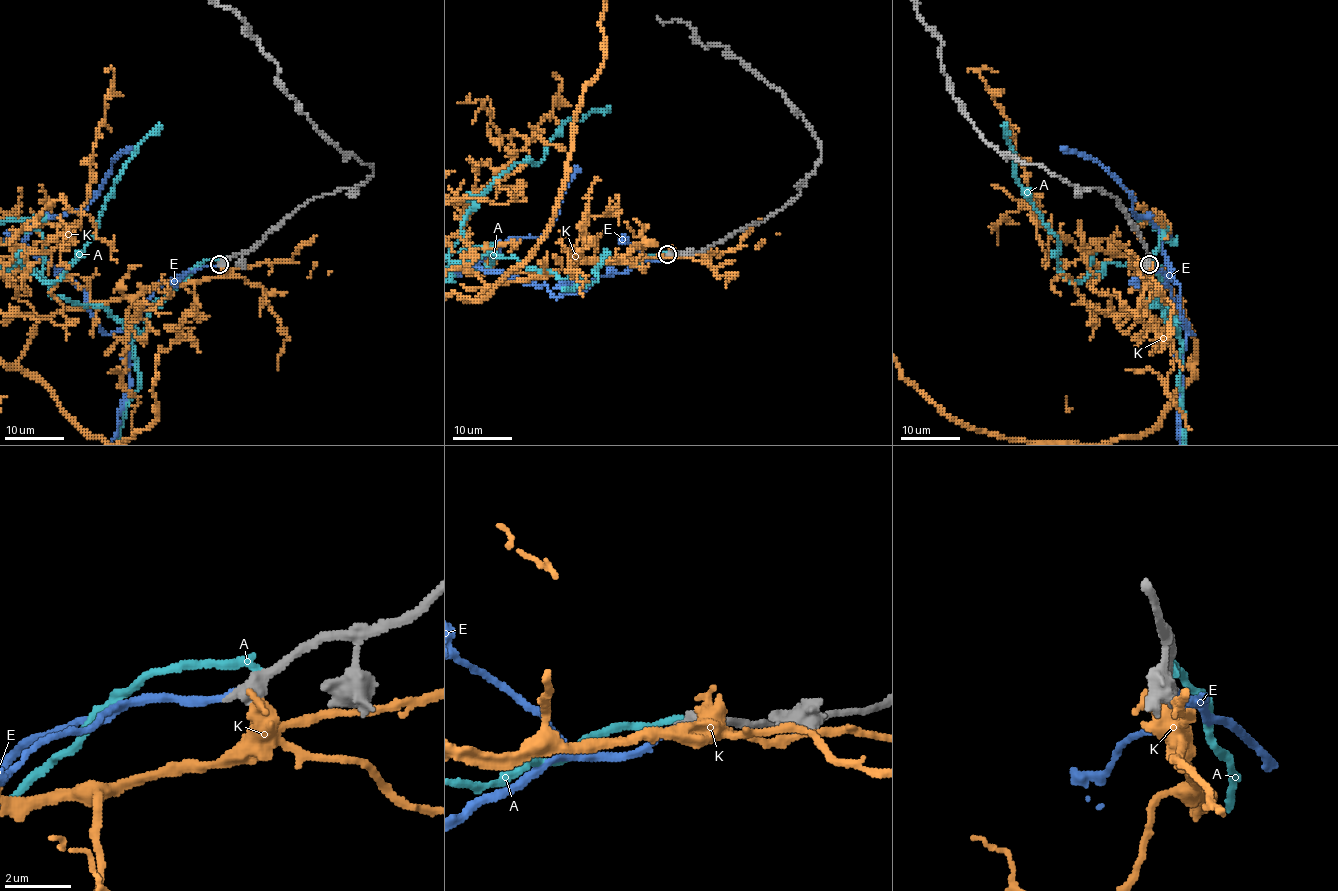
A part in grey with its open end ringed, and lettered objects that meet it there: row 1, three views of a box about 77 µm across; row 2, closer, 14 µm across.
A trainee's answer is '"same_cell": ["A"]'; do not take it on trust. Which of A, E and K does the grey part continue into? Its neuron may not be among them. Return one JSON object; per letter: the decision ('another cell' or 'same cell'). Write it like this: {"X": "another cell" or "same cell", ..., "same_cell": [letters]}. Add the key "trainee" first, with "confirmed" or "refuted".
{"trainee": "refuted", "A": "another cell", "E": "same cell", "K": "another cell", "same_cell": ["E"]}

